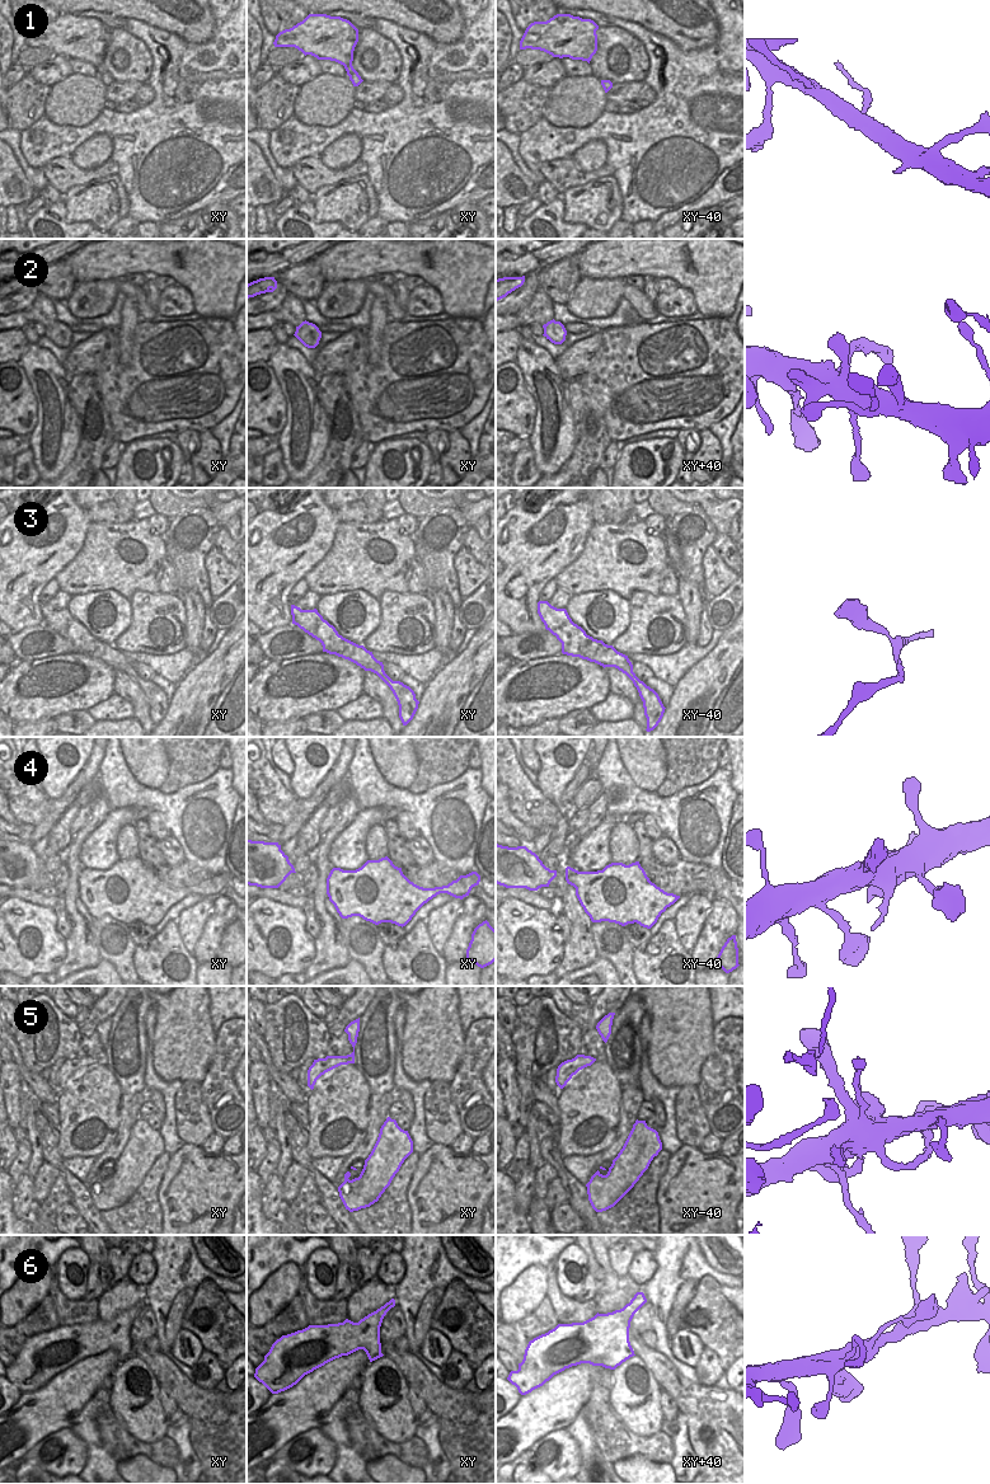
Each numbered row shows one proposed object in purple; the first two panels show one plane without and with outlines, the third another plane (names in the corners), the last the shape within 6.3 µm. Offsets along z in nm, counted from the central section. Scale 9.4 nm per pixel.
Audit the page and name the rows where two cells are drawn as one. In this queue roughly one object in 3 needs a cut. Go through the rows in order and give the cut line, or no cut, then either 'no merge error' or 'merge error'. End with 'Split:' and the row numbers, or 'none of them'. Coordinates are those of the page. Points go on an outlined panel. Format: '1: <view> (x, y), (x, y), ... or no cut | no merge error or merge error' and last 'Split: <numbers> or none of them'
1: no cut | no merge error
2: xy+40 (558, 322), (544, 328) | merge error
3: no cut | no merge error
4: xy (446, 886), (441, 892) | merge error
5: no cut | no merge error
6: no cut | no merge error
Split: 2, 4

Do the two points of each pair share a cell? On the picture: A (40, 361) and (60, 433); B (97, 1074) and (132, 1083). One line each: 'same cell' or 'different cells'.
A: same cell
B: different cells

